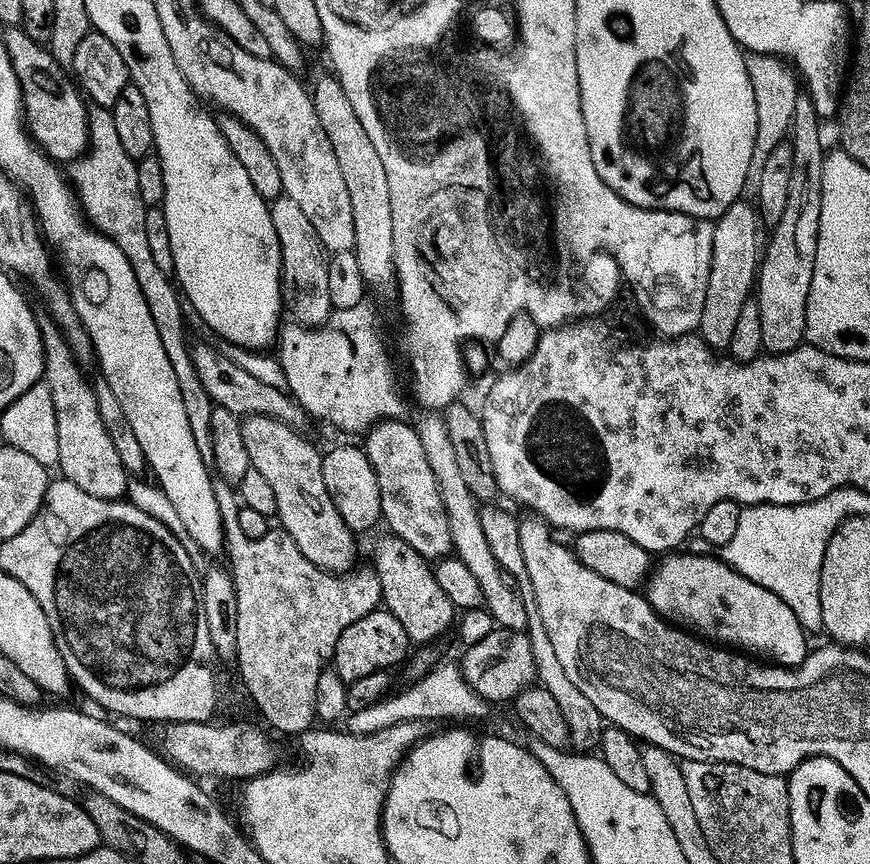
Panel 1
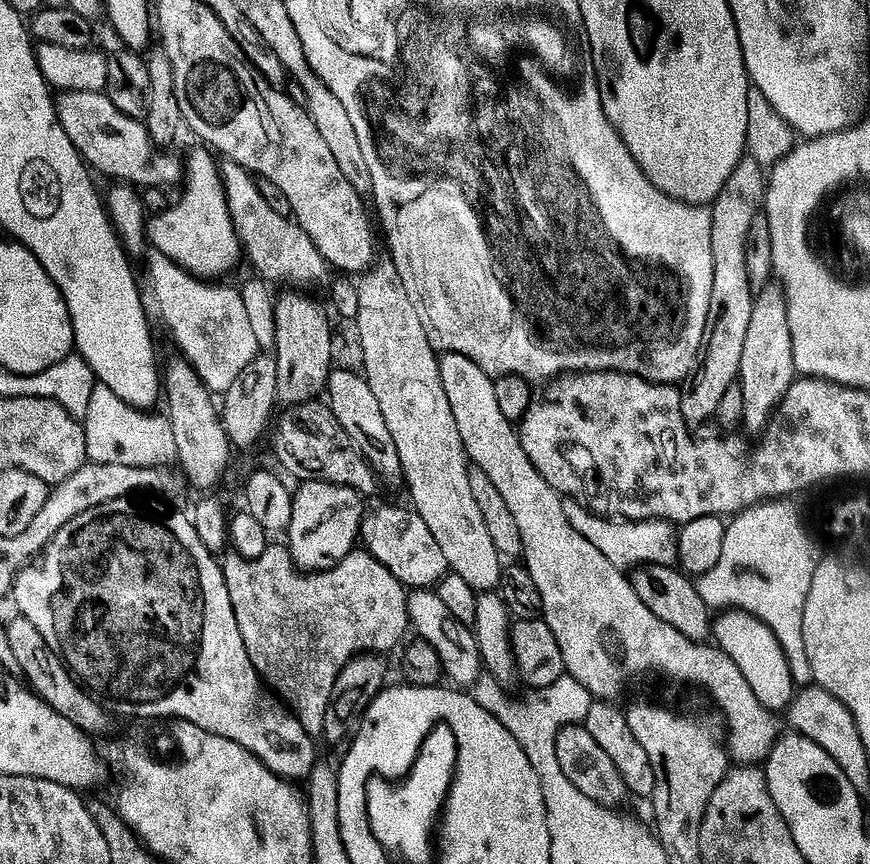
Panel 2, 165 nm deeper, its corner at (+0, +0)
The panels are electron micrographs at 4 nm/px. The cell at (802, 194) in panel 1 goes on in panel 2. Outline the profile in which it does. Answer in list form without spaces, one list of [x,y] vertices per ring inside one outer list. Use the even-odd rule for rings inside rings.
[[[769,284],[753,297],[745,345],[739,363],[738,383],[743,394],[743,428],[753,434],[759,433],[771,419],[772,413],[795,378],[788,304],[785,302],[783,289],[779,285]]]

